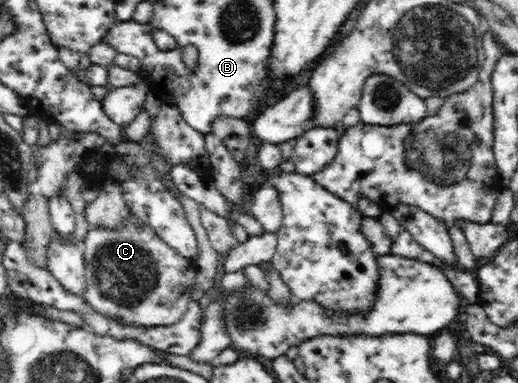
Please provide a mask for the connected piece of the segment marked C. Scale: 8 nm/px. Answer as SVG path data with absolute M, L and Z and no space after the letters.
M128 211L121 229L90 227L83 241L85 269L84 299L101 315L131 327L157 327L177 323L185 315L191 301L196 271L194 260L181 257L148 226L141 225L138 217Z

